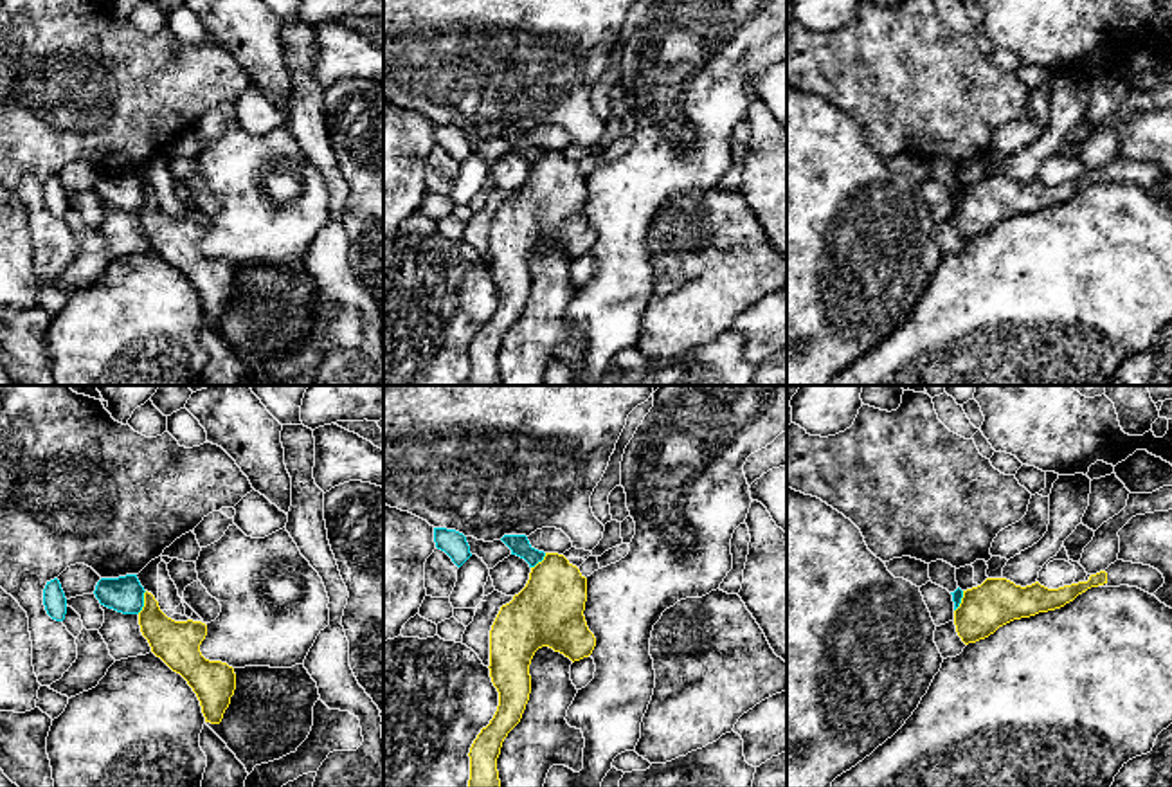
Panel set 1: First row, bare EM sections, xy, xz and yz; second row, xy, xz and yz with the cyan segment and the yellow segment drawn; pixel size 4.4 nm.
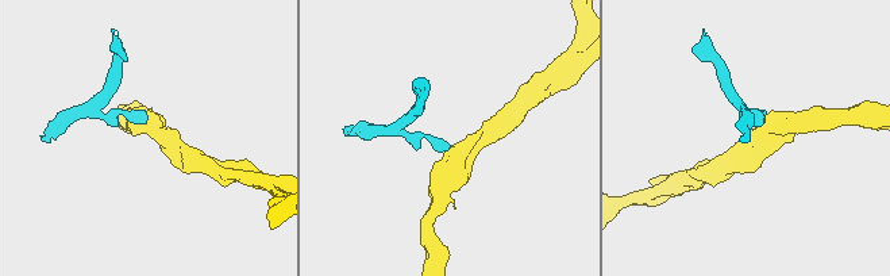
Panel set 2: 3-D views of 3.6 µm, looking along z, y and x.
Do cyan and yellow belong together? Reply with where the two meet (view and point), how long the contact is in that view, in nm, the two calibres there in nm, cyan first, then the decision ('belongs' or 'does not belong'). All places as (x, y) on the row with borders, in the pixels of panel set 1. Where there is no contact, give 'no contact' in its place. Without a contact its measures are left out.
meets cyan in xy at (143, 602); contact 110 nm long; 160 nm thick on the cyan side, 200 nm on the other; does not belong

